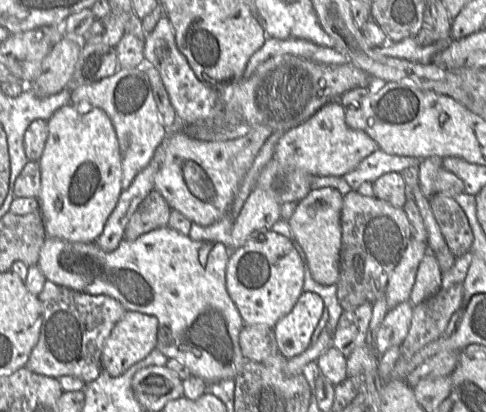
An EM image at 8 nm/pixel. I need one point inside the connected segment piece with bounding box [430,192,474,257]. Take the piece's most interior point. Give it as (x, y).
(453, 222)

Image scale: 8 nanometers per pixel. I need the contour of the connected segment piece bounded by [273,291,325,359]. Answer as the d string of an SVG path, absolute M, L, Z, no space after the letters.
M304 291L286 316L273 327L278 351L287 359L303 353L311 345L311 337L324 311L323 299Z

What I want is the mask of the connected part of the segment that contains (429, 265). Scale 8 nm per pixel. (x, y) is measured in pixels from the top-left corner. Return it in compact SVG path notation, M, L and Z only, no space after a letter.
M428 249L416 274L416 280L410 295L410 302L420 304L436 294L442 288L442 271L433 252Z

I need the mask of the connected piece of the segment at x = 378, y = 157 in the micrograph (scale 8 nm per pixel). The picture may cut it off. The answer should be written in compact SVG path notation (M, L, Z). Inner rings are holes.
M378 149L343 178L352 190L357 191L363 182L373 183L386 173L400 173L409 167L420 166L421 161L422 159L416 157L391 155Z

